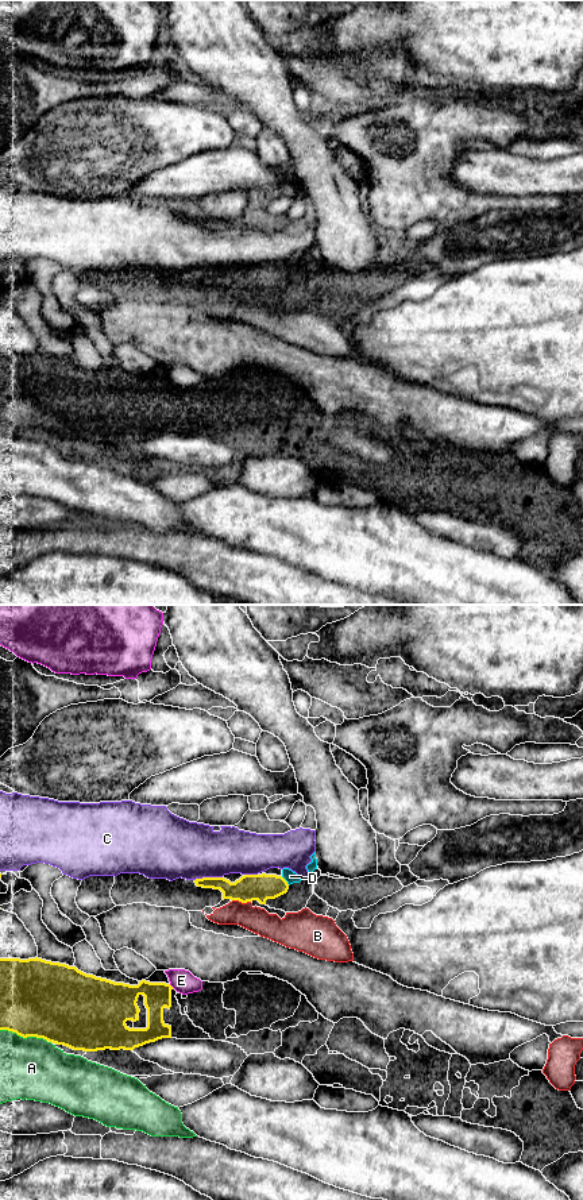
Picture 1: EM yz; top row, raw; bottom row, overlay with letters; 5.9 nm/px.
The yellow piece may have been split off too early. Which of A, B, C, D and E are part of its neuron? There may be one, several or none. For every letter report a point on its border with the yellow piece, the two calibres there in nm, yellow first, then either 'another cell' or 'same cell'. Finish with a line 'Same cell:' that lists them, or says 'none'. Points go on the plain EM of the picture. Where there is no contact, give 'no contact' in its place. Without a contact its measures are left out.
A: contact yz (23, 432); calibres 460 and 380 nm; another cell
B: contact yz (242, 297); calibres 160 and 150 nm; another cell
C: contact yz (208, 273); calibres 160 and 340 nm; another cell
D: contact yz (285, 276); calibres 160 and 70 nm; same cell
E: contact yz (170, 381); calibres 160 and 140 nm; another cell
Same cell: D

